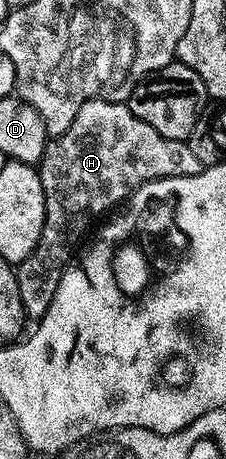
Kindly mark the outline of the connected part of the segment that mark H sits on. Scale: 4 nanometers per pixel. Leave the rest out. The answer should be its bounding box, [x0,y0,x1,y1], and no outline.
[16,99,203,321]

